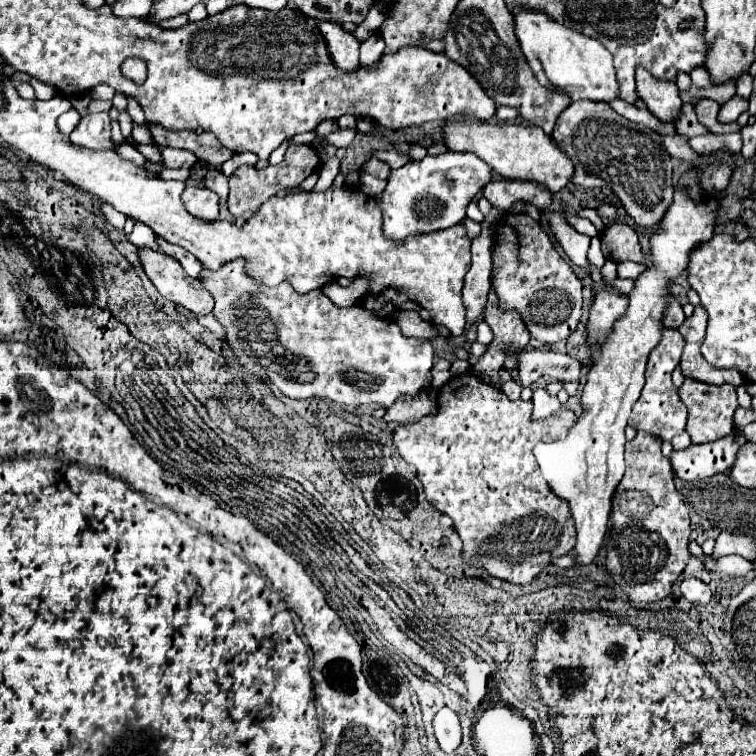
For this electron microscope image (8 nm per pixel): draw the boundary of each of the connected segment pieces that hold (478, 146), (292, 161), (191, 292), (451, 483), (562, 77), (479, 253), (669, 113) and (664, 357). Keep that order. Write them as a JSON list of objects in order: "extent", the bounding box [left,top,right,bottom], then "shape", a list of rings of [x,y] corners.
[{"extent":[444,118,574,192],"shape":[[[458,118],[450,120],[444,128],[444,140],[448,150],[454,152],[472,152],[482,158],[494,172],[502,178],[538,182],[544,184],[550,192],[560,192],[572,182],[574,164],[558,148],[552,136],[544,134],[538,126],[522,126],[522,124],[492,124],[478,122],[474,118]]]},{"extent":[228,144,320,218],"shape":[[[292,144],[286,150],[284,160],[278,166],[268,166],[264,170],[258,170],[254,166],[240,166],[238,170],[234,170],[234,174],[230,176],[230,196],[228,196],[228,210],[232,212],[232,216],[240,216],[240,218],[250,218],[252,214],[258,212],[258,208],[272,198],[276,192],[280,190],[288,190],[288,188],[296,188],[300,186],[316,168],[320,166],[320,158],[316,154],[316,150],[308,144],[296,146]]]},{"extent":[138,246,214,314],"shape":[[[146,246],[138,248],[138,256],[146,276],[152,280],[152,284],[164,298],[192,310],[194,314],[212,312],[214,308],[212,294],[204,290],[200,280],[190,278],[176,258]]]},{"extent":[394,372,576,584],"shape":[[[466,372],[466,374],[460,374],[460,376],[454,376],[450,378],[438,392],[438,412],[434,416],[426,416],[424,420],[416,422],[416,424],[406,424],[406,426],[398,426],[394,430],[394,446],[398,450],[398,454],[416,466],[416,472],[418,472],[418,480],[422,482],[424,486],[424,492],[426,492],[426,498],[428,502],[442,514],[448,514],[454,522],[454,528],[456,532],[460,534],[462,538],[462,558],[464,562],[468,562],[470,566],[474,568],[484,568],[490,576],[496,576],[500,580],[506,580],[506,582],[512,582],[512,584],[530,584],[554,558],[558,556],[566,556],[570,554],[570,550],[574,548],[576,544],[576,528],[574,528],[574,520],[572,520],[572,514],[570,514],[570,506],[566,500],[562,500],[560,496],[556,496],[552,492],[552,488],[546,484],[546,480],[542,480],[542,474],[538,472],[538,464],[534,460],[534,444],[536,442],[554,442],[554,440],[562,440],[566,438],[568,430],[576,424],[576,416],[572,410],[568,408],[562,408],[558,414],[554,414],[550,420],[538,420],[538,422],[532,422],[530,420],[530,414],[532,414],[532,402],[530,400],[510,400],[500,388],[484,382],[480,376],[472,374],[472,372]]]},{"extent":[512,6,620,102],"shape":[[[514,6],[512,14],[516,20],[516,36],[522,52],[540,84],[550,90],[568,94],[572,100],[612,102],[620,98],[620,84],[612,64],[612,54],[602,46],[602,42],[564,28],[542,12],[530,12]]]},{"extent":[462,208,502,320],"shape":[[[492,208],[492,212],[484,218],[482,222],[482,232],[472,240],[472,268],[468,270],[464,278],[464,288],[462,288],[462,302],[466,308],[466,318],[468,320],[478,320],[484,312],[486,298],[490,292],[490,232],[494,222],[502,216],[500,210]]]},{"extent":[636,68,682,124],"shape":[[[638,68],[636,80],[638,80],[638,96],[640,100],[646,102],[648,110],[662,122],[674,124],[682,114],[682,100],[678,94],[678,86],[654,80],[654,76],[650,76],[650,72],[646,72],[644,68]]]},{"extent":[628,326,688,440],"shape":[[[664,326],[662,328],[662,340],[650,352],[650,358],[648,358],[646,384],[642,388],[642,396],[638,398],[636,406],[632,408],[632,416],[628,420],[628,424],[634,430],[654,434],[660,440],[672,440],[676,434],[684,432],[686,422],[688,422],[688,408],[686,408],[686,404],[682,404],[682,400],[680,400],[680,396],[678,396],[678,392],[676,392],[674,384],[672,384],[672,370],[680,362],[682,348],[684,348],[682,334],[678,330],[672,330],[672,328]]]}]

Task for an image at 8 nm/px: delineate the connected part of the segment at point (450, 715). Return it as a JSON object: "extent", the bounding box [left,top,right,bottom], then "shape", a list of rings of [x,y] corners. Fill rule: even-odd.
{"extent":[432,706,462,752],"shape":[[[446,706],[440,708],[434,714],[432,726],[434,726],[434,734],[438,738],[440,748],[444,752],[454,752],[462,740],[462,728],[460,728],[460,720],[458,720],[456,712]]]}

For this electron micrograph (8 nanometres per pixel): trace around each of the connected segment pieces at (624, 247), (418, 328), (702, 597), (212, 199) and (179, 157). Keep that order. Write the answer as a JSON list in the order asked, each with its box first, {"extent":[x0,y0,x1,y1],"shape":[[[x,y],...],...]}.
[{"extent":[602,222,646,262],"shape":[[[614,222],[602,232],[602,252],[614,262],[646,262],[636,230],[624,222]]]},{"extent":[396,310,438,340],"shape":[[[410,310],[396,312],[396,324],[404,334],[424,338],[424,340],[430,340],[432,336],[438,334],[430,322],[424,322],[416,312],[410,312]]]},{"extent":[680,578,712,604],"shape":[[[684,578],[680,582],[680,590],[682,590],[682,596],[692,604],[708,604],[712,598],[708,584],[704,584],[698,578]]]},{"extent":[182,186,218,220],"shape":[[[188,186],[182,192],[182,202],[186,210],[202,220],[218,218],[218,196],[204,186]]]},{"extent":[162,148,198,168],"shape":[[[164,148],[162,158],[166,168],[192,168],[198,162],[198,158],[192,152],[180,148]]]}]

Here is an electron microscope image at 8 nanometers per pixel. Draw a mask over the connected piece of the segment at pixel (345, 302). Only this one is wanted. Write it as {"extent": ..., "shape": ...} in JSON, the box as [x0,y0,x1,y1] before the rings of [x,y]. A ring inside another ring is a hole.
{"extent":[322,278,369,306],"shape":[[[358,278],[352,286],[342,288],[336,282],[330,282],[322,288],[322,292],[336,304],[336,306],[354,306],[368,290],[369,282],[366,278]]]}

